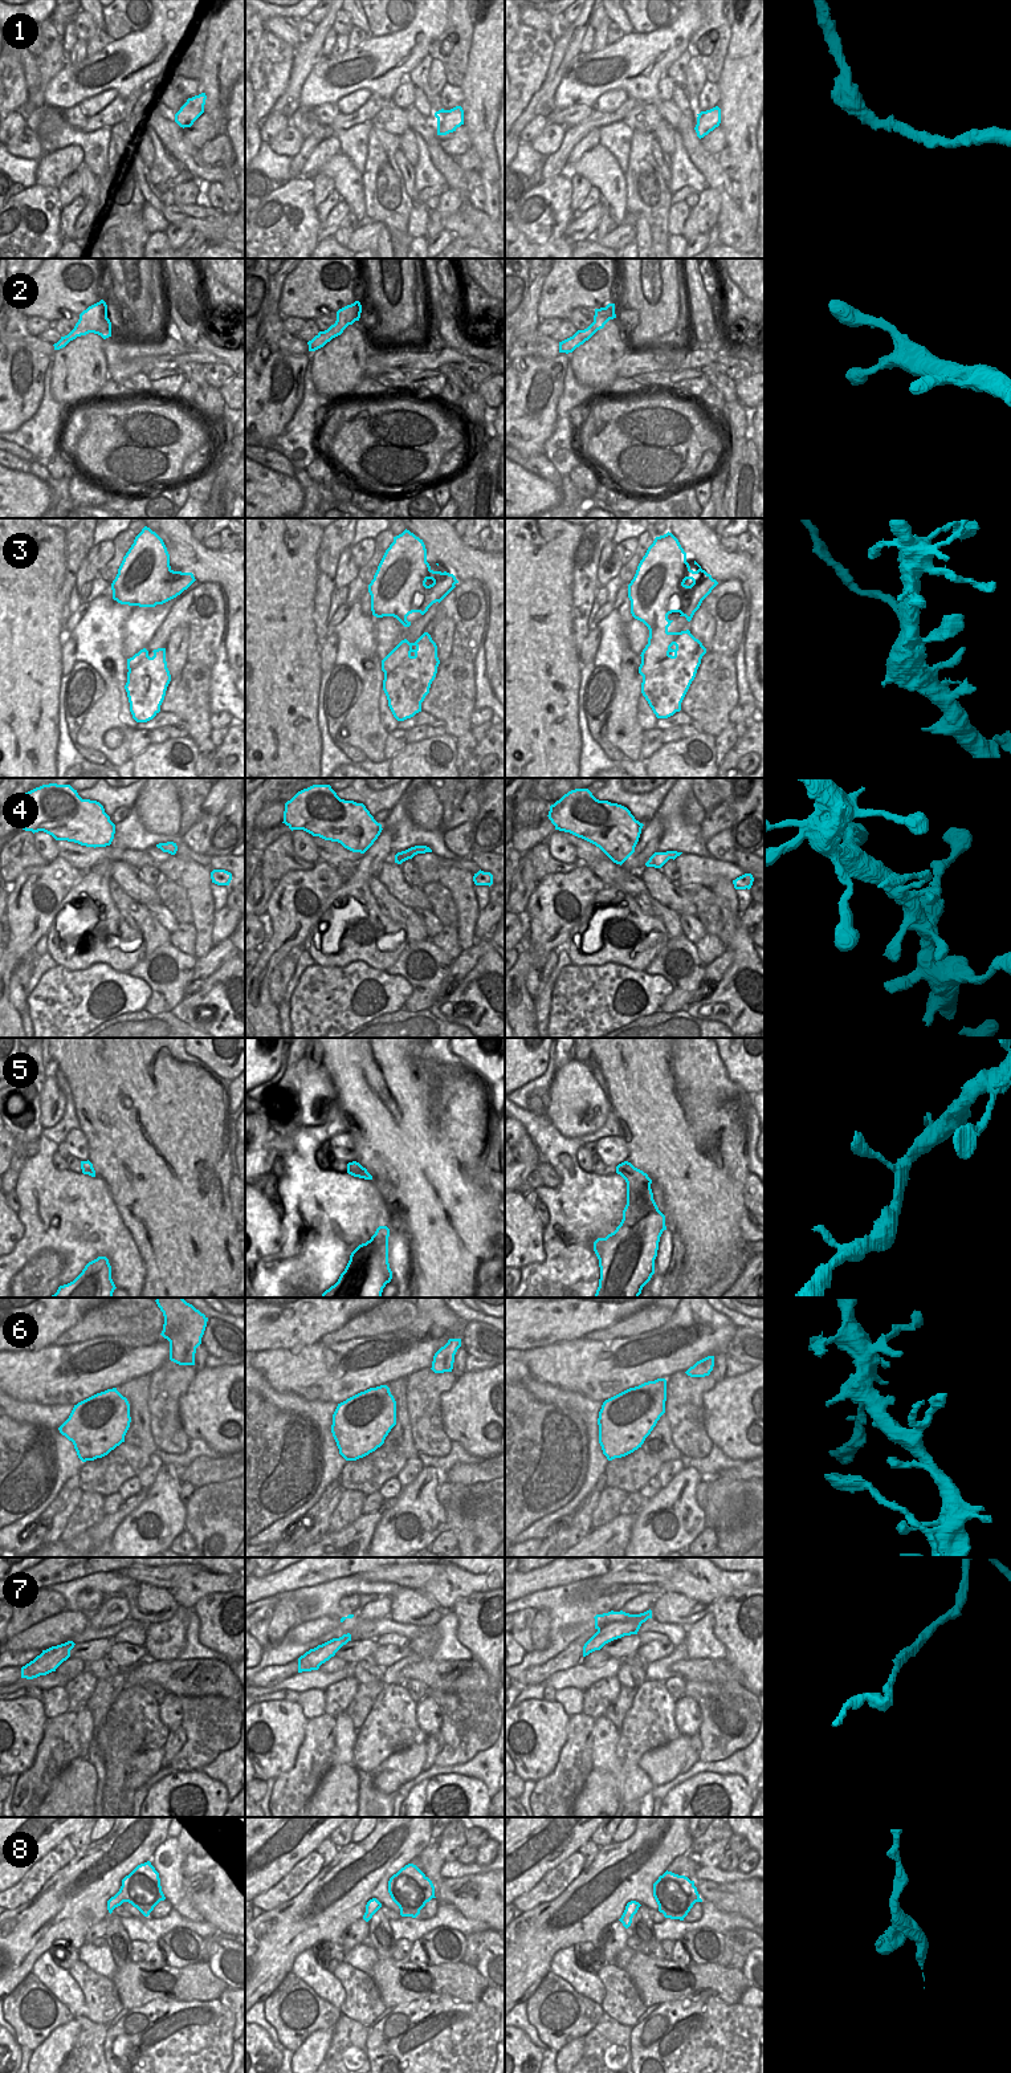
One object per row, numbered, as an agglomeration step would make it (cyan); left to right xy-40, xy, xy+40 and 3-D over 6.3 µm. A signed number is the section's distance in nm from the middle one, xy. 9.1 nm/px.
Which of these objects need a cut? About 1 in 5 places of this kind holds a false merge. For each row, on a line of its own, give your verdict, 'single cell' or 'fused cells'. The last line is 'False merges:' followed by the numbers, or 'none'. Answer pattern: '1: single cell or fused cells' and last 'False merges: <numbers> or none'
1: single cell
2: single cell
3: fused cells
4: single cell
5: single cell
6: single cell
7: single cell
8: single cell
False merges: 3

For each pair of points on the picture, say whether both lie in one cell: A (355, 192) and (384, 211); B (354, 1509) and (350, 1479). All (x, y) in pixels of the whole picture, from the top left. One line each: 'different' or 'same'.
A: different
B: different

